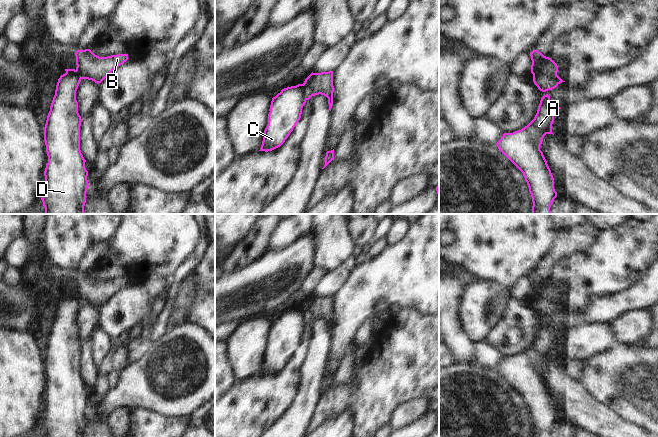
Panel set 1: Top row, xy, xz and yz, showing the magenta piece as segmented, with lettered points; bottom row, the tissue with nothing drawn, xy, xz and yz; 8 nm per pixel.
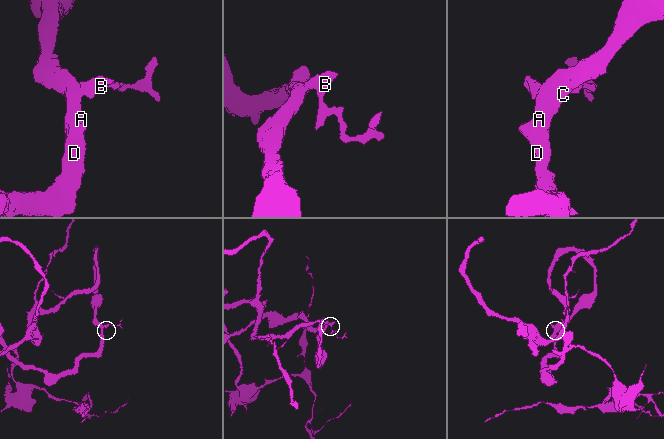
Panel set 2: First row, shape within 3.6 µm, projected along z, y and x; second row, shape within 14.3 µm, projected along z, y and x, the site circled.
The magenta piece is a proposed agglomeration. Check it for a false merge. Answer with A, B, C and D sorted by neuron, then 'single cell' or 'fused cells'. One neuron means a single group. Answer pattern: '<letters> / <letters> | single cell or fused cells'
A C D / B | fused cells

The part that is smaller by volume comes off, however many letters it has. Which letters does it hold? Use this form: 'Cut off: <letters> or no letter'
Cut off: B

